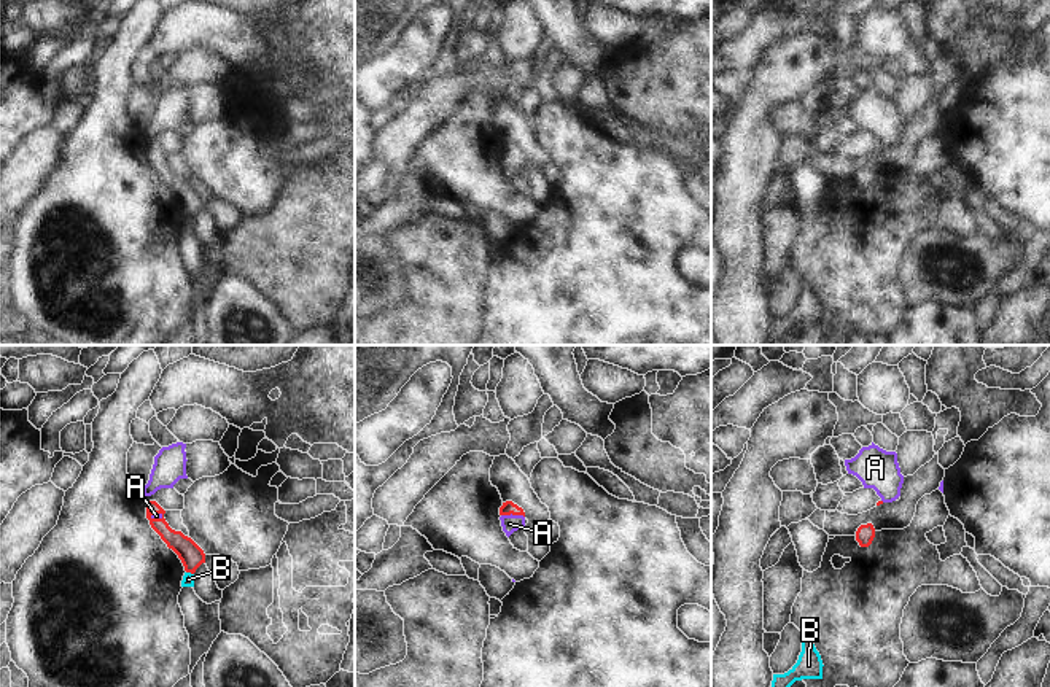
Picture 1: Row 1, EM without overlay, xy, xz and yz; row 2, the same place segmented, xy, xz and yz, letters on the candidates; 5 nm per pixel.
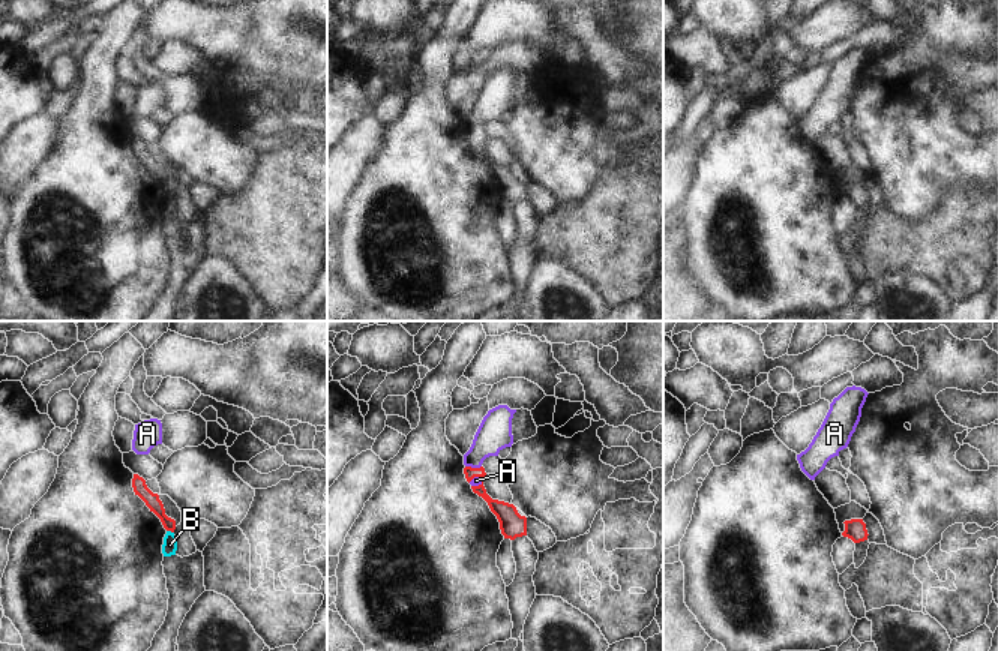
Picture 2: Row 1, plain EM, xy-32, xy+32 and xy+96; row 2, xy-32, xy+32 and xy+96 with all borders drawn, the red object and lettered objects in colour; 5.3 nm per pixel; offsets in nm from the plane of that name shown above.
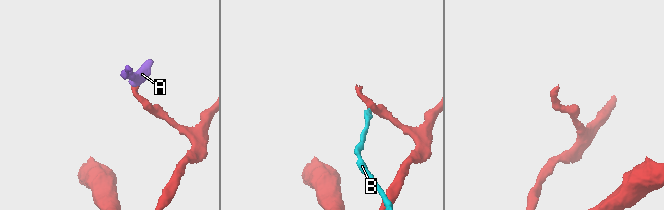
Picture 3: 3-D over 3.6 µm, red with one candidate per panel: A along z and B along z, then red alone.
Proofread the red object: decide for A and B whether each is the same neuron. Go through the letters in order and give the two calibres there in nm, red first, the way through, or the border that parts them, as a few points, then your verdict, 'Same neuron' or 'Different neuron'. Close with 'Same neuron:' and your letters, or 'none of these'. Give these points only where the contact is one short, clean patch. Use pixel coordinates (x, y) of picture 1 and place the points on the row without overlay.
A: Thickness 70 nm (red) against 90 nm. Path across: xz (508, 151), (513, 158), (509, 167). Same neuron
B: Thickness 120 nm (red) against 60 nm. Boundary: xy (186, 215), (193, 218). Different neuron
Same neuron: A.

